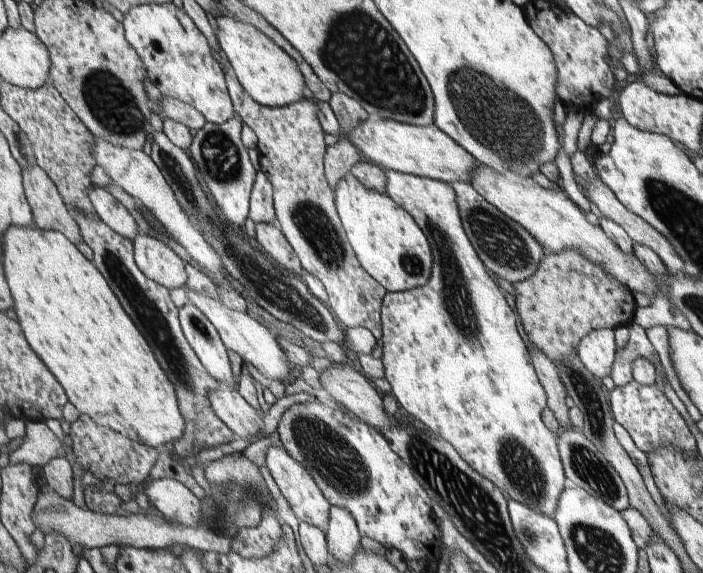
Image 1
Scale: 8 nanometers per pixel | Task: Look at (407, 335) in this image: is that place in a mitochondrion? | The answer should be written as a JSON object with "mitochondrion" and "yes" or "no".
{"mitochondrion":"no"}

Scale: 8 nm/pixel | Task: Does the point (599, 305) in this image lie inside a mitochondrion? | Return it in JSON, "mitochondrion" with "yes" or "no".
{"mitochondrion":"no"}

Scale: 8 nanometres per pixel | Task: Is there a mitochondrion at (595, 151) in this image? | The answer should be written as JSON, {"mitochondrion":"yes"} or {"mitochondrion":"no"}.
{"mitochondrion":"no"}

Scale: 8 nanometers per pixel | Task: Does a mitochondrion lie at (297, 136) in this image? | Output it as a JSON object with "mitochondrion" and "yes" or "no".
{"mitochondrion":"no"}

